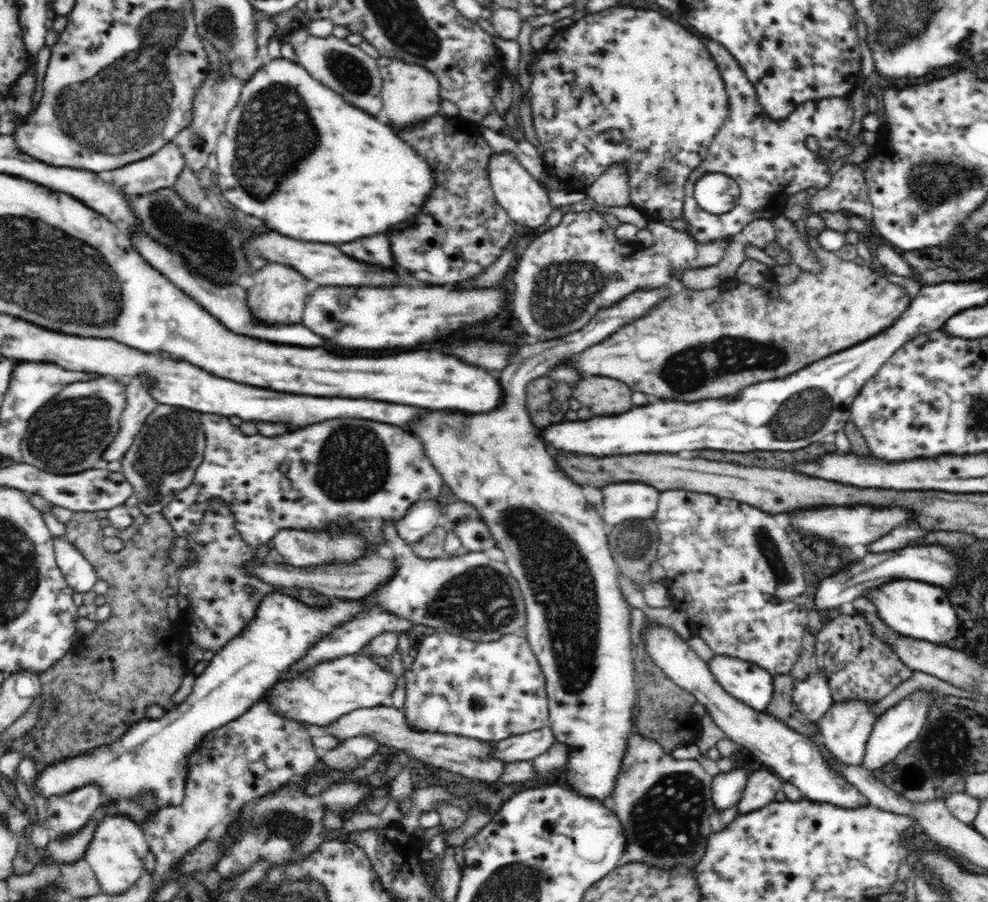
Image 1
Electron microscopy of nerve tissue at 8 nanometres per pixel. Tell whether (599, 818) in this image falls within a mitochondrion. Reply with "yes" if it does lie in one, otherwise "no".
no

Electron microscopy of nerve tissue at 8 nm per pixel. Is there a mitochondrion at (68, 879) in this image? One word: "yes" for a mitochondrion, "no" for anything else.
no

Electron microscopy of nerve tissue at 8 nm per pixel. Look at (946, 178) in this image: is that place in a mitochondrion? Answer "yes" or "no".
yes

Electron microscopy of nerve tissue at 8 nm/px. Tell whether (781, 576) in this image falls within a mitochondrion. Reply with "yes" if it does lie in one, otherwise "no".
yes

